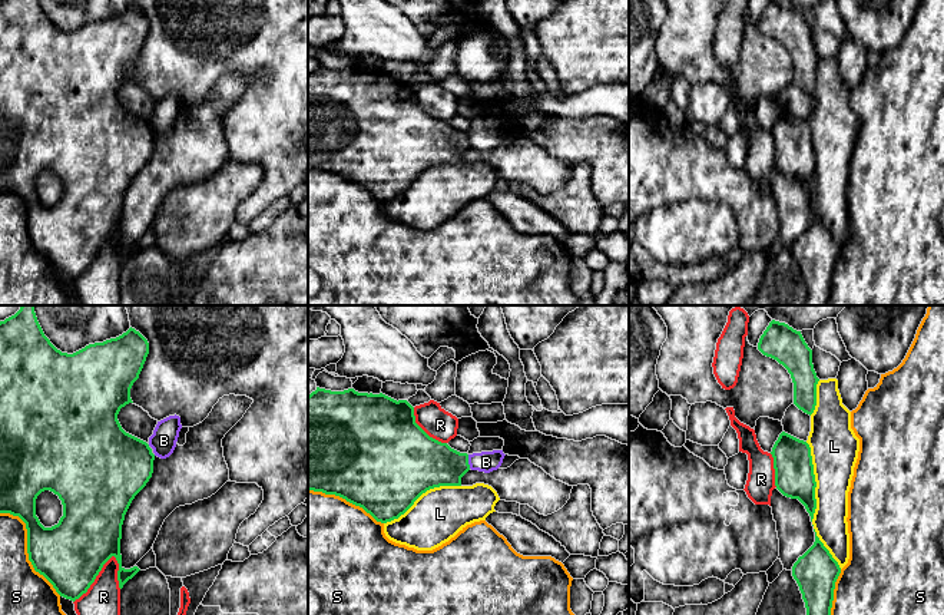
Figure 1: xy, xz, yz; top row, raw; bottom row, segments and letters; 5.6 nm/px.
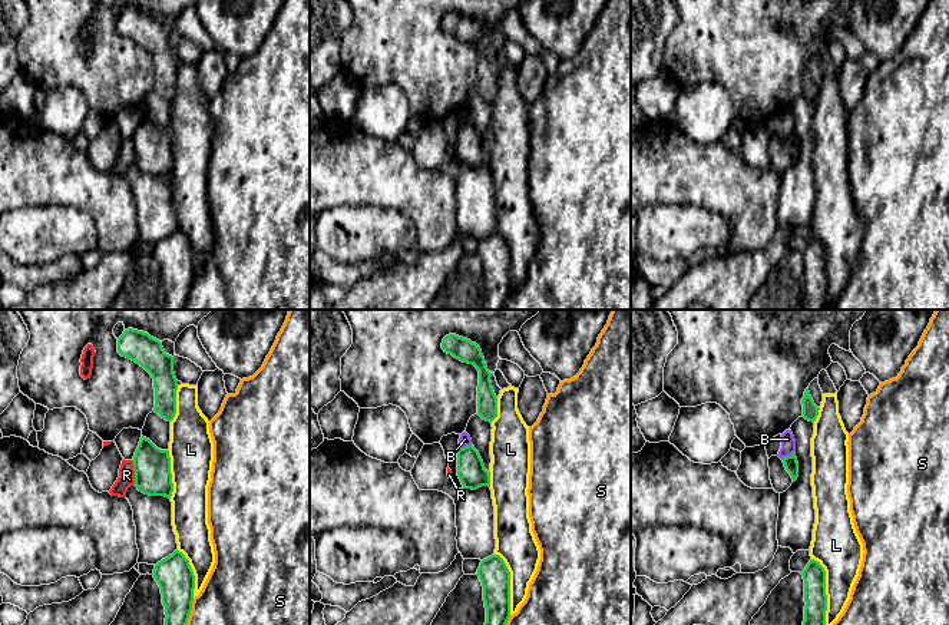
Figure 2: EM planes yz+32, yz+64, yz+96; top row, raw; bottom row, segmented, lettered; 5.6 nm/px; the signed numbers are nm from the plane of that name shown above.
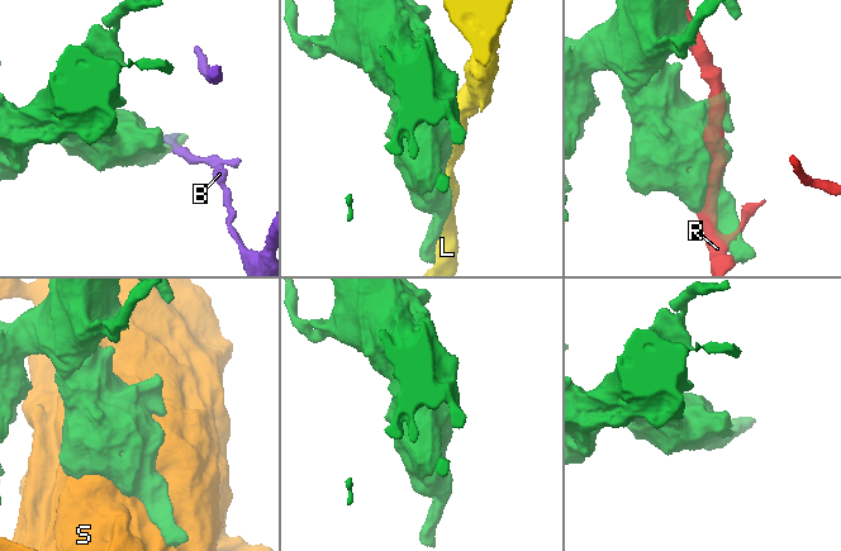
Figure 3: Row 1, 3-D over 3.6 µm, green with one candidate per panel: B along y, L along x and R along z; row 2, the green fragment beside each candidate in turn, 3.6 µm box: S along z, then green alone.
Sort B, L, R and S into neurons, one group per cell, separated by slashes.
B / L / R / S

